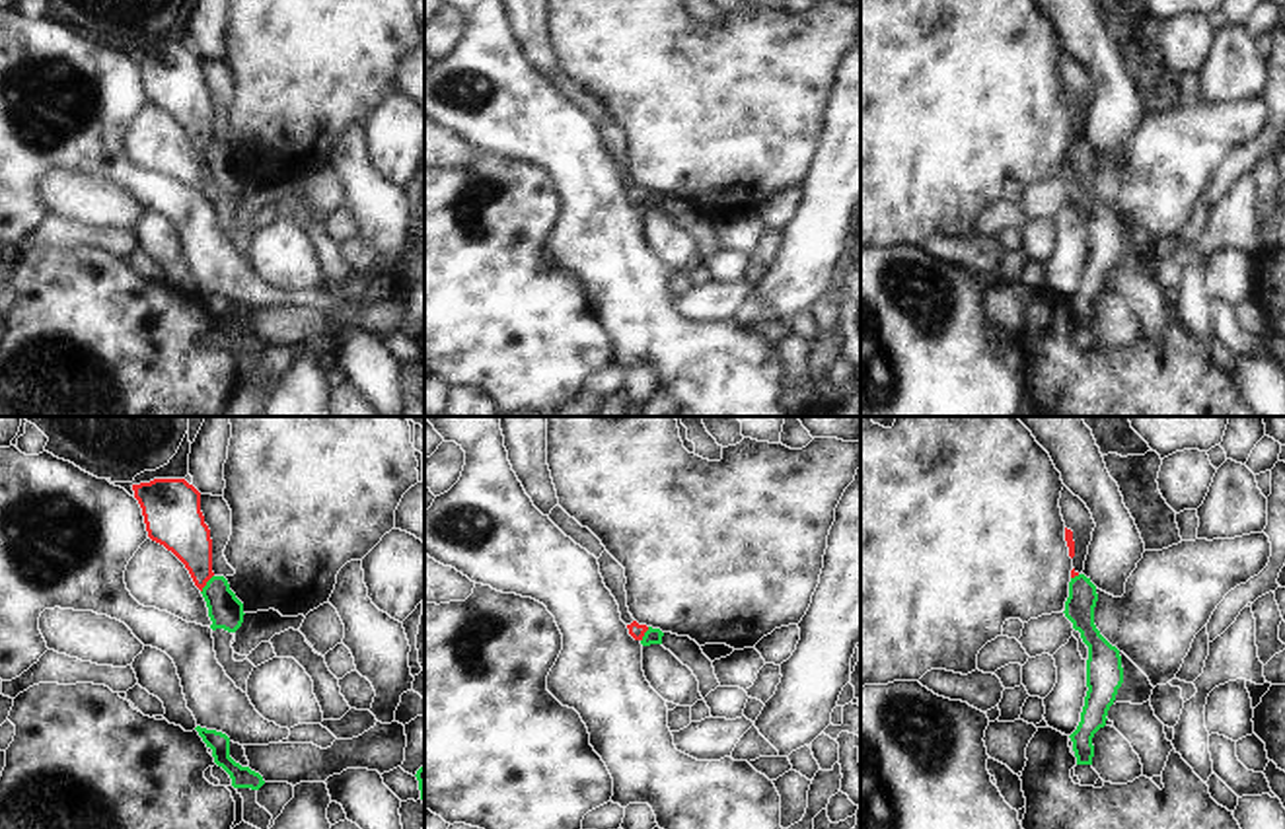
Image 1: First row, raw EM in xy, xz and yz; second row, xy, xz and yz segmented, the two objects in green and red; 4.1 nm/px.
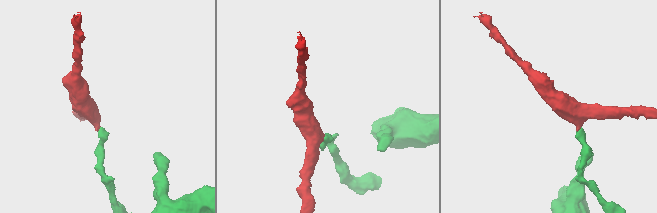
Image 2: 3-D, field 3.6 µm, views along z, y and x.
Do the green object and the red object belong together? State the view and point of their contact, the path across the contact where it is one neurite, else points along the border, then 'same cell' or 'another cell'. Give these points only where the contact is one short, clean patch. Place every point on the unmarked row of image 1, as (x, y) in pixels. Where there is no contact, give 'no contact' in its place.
contact xy (207, 148); border xy (213, 139), (201, 156); another cell

